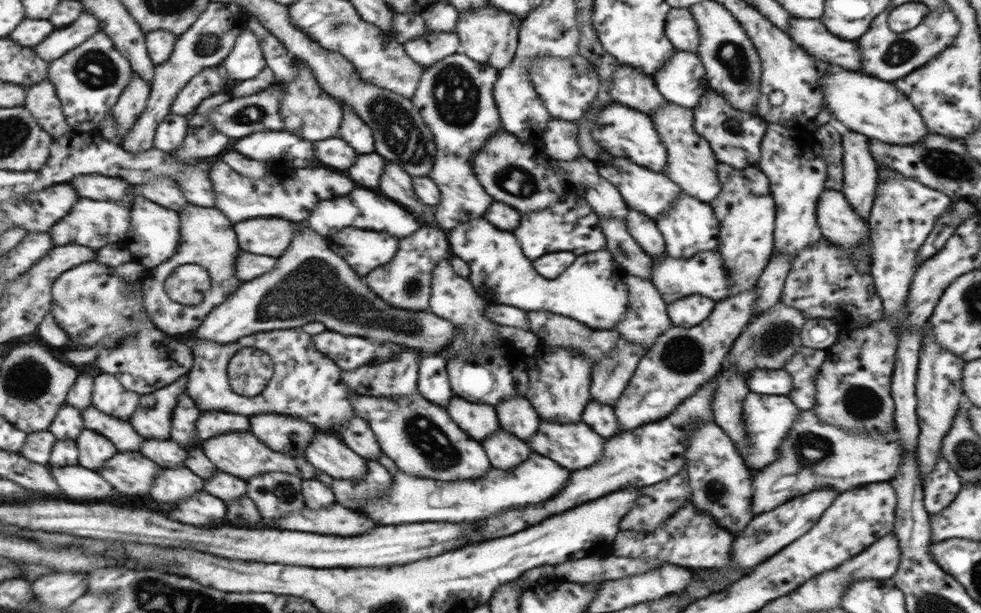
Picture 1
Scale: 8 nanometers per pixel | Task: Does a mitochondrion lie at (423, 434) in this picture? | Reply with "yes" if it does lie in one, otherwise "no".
yes

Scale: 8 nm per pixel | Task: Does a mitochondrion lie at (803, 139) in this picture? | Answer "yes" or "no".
no

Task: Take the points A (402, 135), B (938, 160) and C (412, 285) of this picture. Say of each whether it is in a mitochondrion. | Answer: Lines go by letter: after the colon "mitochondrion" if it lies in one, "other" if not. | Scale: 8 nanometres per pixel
A: mitochondrion
B: mitochondrion
C: mitochondrion

